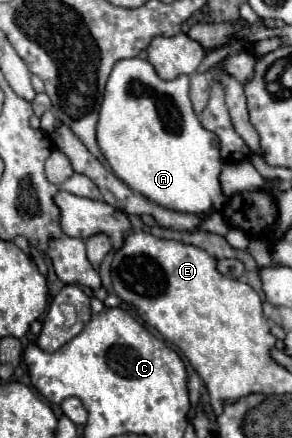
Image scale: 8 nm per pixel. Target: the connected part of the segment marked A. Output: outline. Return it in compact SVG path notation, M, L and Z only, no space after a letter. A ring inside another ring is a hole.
M139 57L115 63L101 103L97 143L113 173L157 205L181 213L221 209L227 197L219 191L219 139L197 119L189 101L189 77L163 81L149 61ZM151 93L157 93L157 105Z

